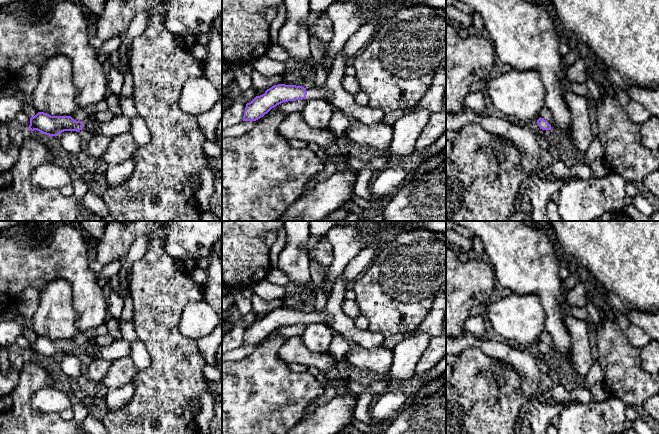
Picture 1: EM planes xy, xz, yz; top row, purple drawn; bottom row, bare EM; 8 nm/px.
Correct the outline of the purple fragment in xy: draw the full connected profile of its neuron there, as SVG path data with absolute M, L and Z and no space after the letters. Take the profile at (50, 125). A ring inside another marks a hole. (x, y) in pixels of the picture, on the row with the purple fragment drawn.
M38 112L30 118L29 130L37 130L49 136L57 136L64 131L80 130L90 131L96 135L104 135L110 138L130 132L130 120L124 115L114 116L108 122L99 122L96 119L75 121L71 116L51 116L44 112Z

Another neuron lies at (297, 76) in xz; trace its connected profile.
M299 66L289 73L284 73L282 77L281 84L302 86L302 83L308 77L308 71L305 68Z

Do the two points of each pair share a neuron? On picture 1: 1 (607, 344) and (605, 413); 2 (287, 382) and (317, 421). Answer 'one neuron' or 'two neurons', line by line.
1: two neurons
2: two neurons

